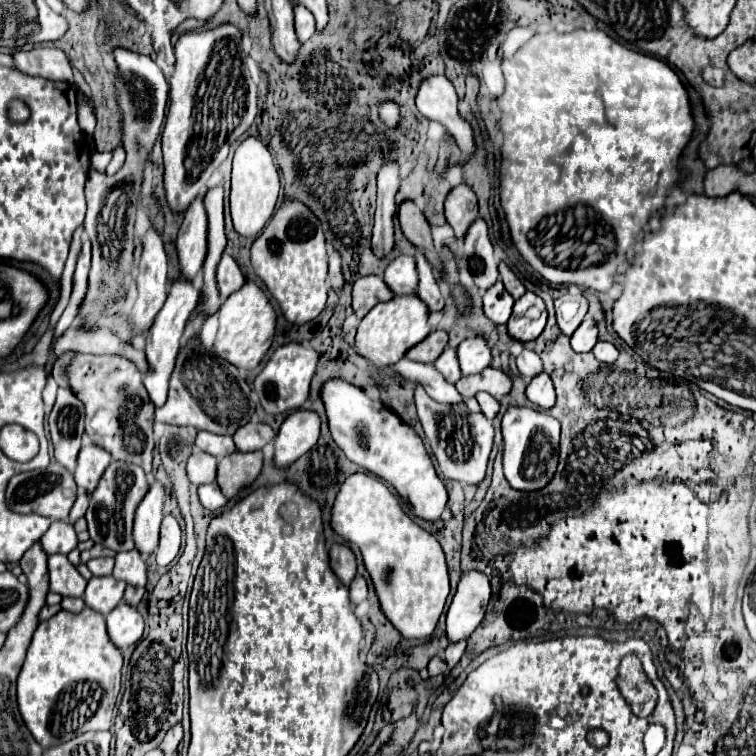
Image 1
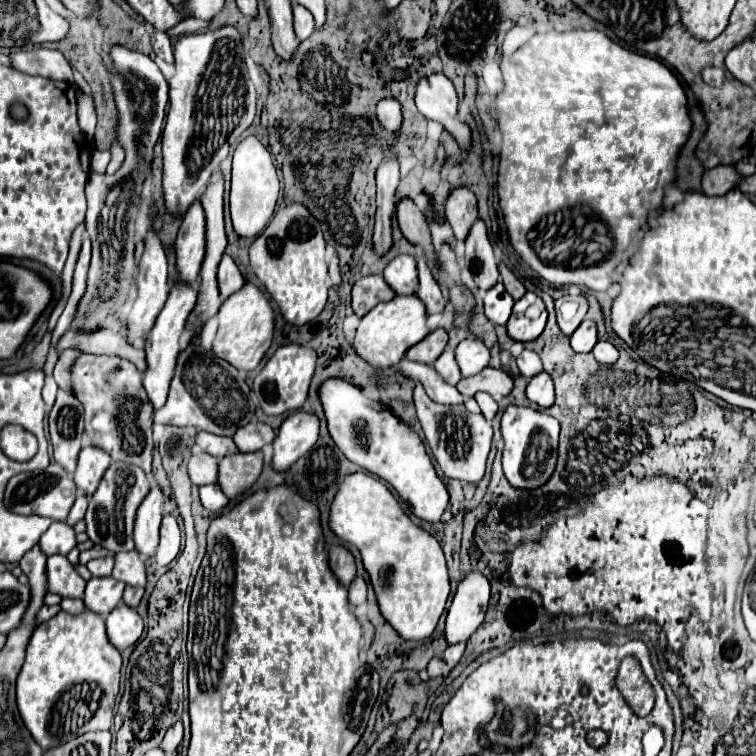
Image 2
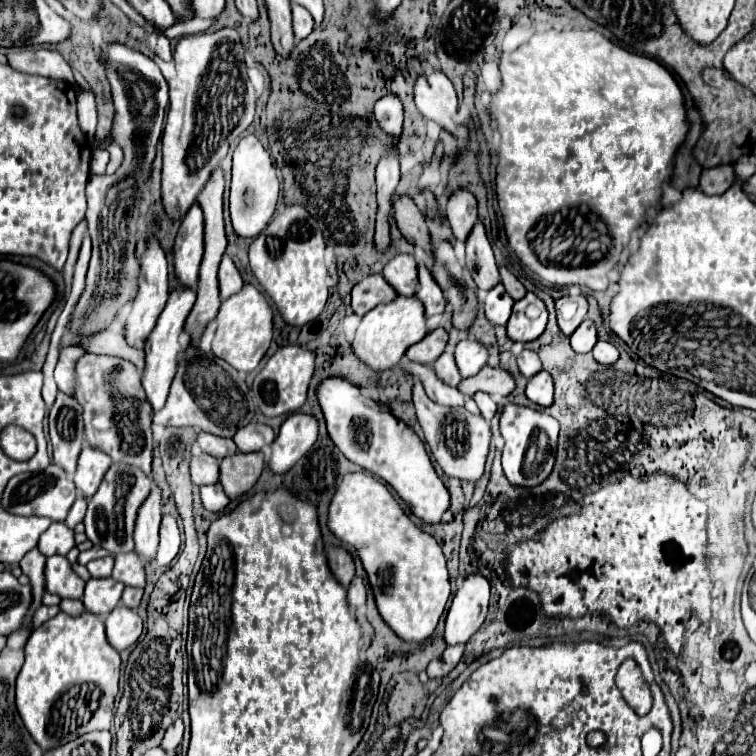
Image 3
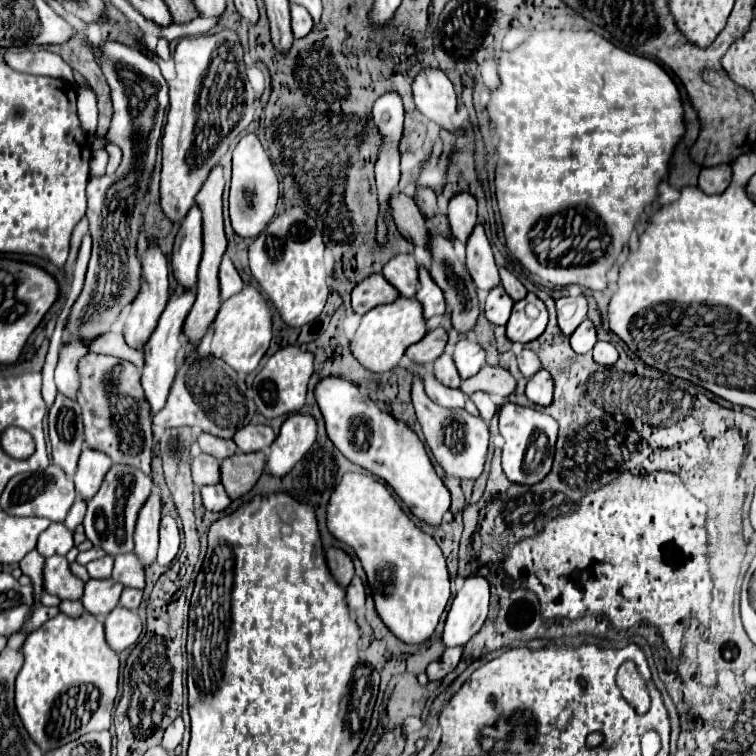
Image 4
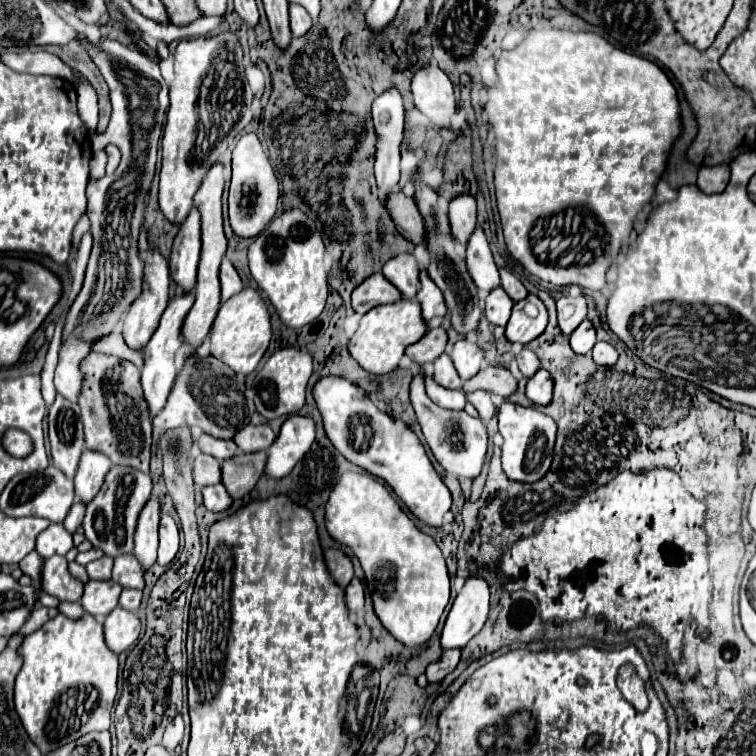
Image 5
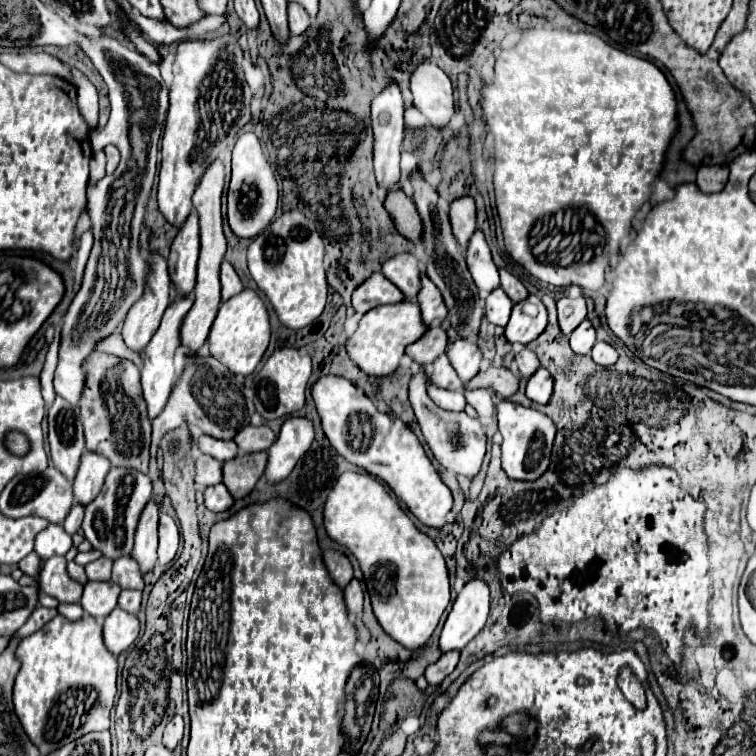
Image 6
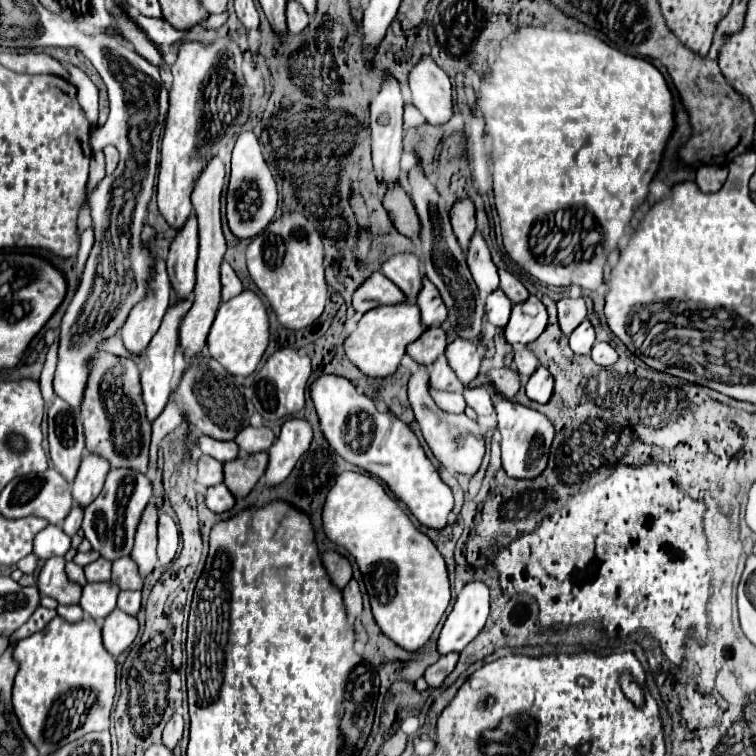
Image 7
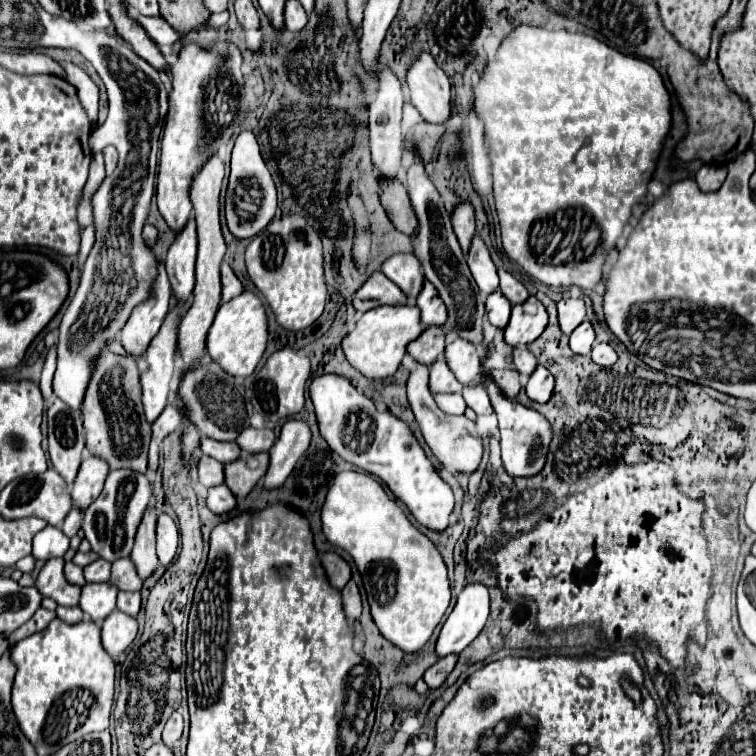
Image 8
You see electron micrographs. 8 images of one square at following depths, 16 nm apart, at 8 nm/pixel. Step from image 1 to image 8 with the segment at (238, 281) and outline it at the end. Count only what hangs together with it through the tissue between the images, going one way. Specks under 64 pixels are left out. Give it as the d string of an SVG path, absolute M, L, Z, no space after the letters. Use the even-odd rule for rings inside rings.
M222 262L222 302L228 302L232 300L234 296L238 296L242 292L242 282L236 278L234 270Z

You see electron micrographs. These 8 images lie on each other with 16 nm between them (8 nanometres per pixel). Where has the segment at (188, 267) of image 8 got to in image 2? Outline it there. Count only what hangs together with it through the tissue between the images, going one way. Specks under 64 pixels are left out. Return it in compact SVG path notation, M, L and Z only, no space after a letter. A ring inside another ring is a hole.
M196 198L188 212L184 214L182 226L176 236L176 264L180 280L194 284L196 274L200 272L206 252L206 214L202 202Z

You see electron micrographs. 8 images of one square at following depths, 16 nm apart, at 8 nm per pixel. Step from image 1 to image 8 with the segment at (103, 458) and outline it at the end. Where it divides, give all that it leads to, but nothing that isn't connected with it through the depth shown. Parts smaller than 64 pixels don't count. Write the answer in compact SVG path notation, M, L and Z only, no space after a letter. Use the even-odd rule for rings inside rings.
M86 456L82 460L78 476L72 484L74 506L84 510L88 508L88 504L92 504L92 500L96 500L96 496L100 496L108 470L110 470L108 462L98 456Z

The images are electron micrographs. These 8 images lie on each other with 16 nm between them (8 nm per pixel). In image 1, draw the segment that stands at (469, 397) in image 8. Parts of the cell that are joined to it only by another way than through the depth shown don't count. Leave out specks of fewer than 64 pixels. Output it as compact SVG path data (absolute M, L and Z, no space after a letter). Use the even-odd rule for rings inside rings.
M478 392L476 398L478 398L478 402L480 402L482 412L492 420L492 418L498 414L498 410L500 410L500 402L498 402L494 396L486 394L486 392Z

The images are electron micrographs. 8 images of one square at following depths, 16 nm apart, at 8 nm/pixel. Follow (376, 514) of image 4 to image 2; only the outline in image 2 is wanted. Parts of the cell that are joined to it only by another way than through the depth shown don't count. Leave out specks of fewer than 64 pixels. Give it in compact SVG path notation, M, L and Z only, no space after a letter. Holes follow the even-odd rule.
M370 474L346 476L330 508L330 528L348 544L358 546L370 574L380 612L404 640L428 638L444 612L450 582L438 540L416 526L392 492Z

